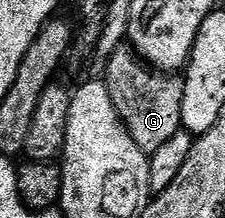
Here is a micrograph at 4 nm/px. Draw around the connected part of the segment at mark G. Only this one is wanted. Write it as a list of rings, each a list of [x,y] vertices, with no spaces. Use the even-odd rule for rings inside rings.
[[[120,50],[111,54],[104,61],[103,79],[107,86],[107,94],[111,94],[111,102],[115,102],[115,110],[124,122],[125,128],[135,138],[135,146],[147,154],[165,145],[175,134],[183,131],[183,90],[185,81],[180,75],[158,72],[149,67],[136,52]]]

